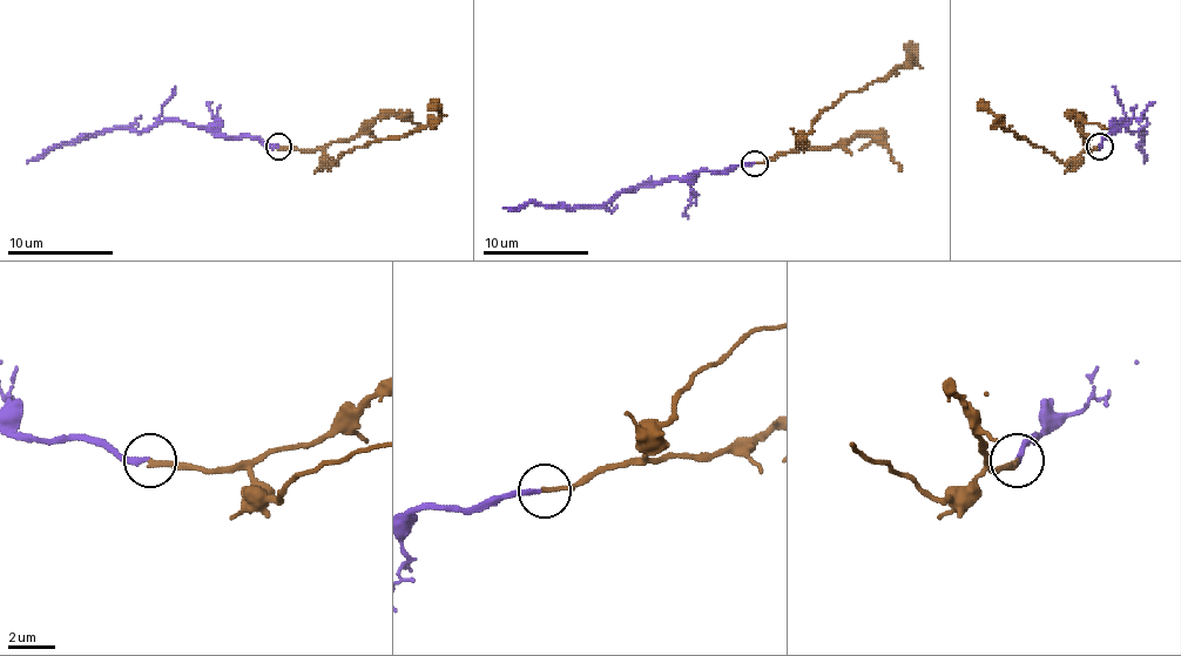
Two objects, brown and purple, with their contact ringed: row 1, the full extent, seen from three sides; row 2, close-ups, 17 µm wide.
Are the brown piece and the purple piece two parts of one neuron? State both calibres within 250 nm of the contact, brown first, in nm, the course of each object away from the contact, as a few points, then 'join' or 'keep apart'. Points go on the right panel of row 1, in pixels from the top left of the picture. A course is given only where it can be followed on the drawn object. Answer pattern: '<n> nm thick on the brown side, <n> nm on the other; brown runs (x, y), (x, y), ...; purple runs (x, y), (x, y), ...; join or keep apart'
180 nm thick on the brown side, 200 nm on the other; brown runs (1099, 147), (1065, 163), (1017, 136), (980, 100); purple runs (1099, 147), (1122, 121), (1131, 132), (1144, 132), (1139, 144), (1144, 163); join

